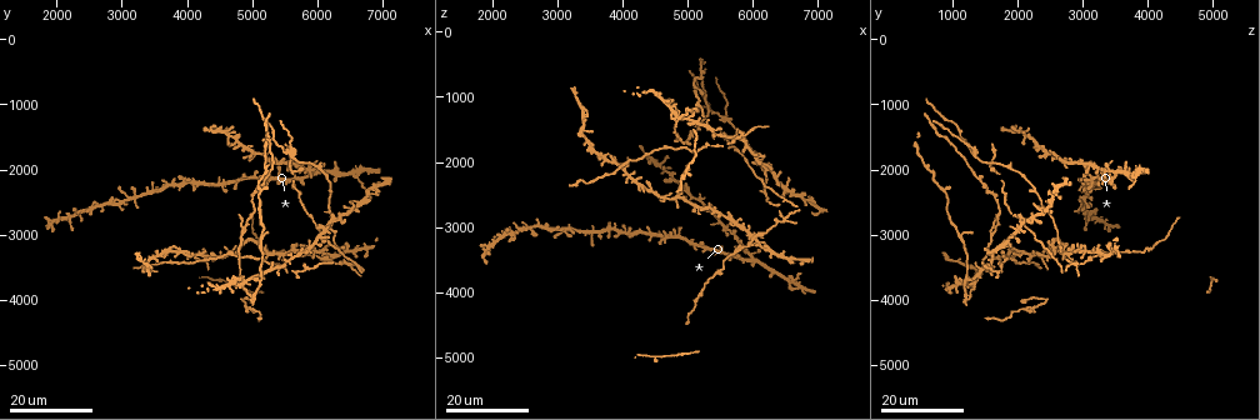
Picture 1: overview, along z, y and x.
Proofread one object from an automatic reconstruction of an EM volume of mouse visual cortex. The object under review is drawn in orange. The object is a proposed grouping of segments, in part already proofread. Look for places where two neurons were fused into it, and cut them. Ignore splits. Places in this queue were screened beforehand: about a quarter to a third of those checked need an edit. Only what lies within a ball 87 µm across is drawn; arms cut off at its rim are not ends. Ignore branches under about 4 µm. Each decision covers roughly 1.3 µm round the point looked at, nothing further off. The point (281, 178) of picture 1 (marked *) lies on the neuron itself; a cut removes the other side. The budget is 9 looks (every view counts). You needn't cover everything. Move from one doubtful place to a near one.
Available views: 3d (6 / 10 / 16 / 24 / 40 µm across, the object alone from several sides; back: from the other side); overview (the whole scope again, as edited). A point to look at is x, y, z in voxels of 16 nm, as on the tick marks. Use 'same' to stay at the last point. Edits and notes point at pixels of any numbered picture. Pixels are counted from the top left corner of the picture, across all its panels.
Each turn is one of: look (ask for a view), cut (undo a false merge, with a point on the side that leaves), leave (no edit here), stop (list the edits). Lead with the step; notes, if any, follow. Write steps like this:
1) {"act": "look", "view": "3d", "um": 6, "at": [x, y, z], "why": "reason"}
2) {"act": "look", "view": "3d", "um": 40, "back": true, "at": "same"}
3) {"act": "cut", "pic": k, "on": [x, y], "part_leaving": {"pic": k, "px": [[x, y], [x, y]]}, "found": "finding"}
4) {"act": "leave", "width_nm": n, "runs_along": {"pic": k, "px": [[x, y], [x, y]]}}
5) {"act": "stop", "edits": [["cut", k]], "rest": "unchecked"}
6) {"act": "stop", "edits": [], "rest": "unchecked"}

{"act": "look", "view": "3d", "um": 24, "at": [4550, 1400, 2000], "why": "arms part here"}

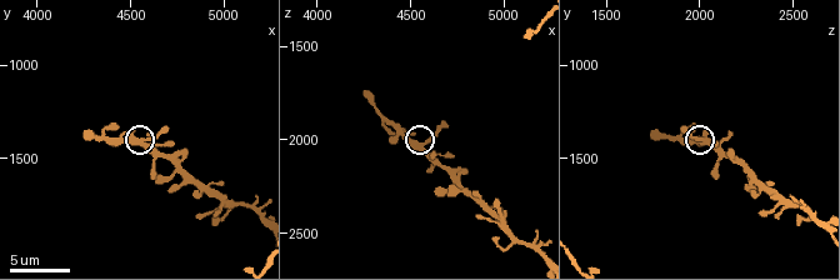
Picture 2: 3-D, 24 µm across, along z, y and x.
{"act": "look", "view": "3d", "um": 10, "at": [4560, 1400, 2040]}

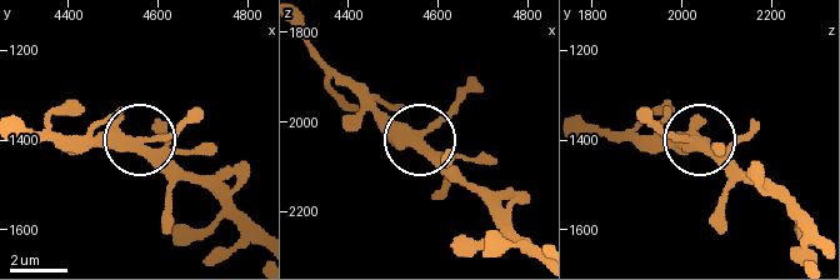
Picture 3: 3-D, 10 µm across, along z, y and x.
{"act": "look", "view": "3d", "um": 10, "back": true, "at": [4565, 1405, 2035]}

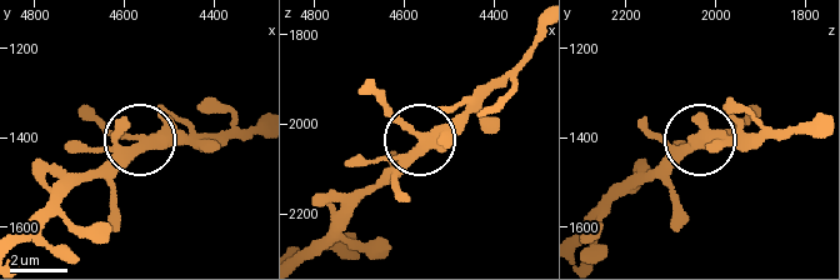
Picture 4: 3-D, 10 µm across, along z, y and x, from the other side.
{"act": "leave", "side_arm_um": 7, "runs_along": {"pic": 4, "px": [[304, 256], [411, 149], [446, 135], [495, 86]]}, "found": "continuous, no second neuron"}

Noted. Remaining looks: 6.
{"act": "look", "view": "3d", "um": 24, "at": [6650, 2050, 3800], "why": "four or more arms meet"}

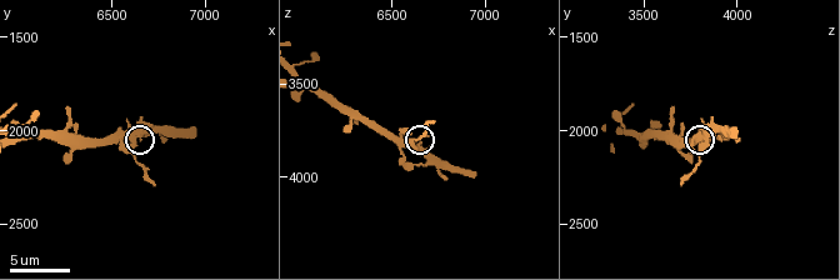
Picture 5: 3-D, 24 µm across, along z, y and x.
{"act": "look", "view": "3d", "um": 6, "at": [6640, 2040, 3840]}

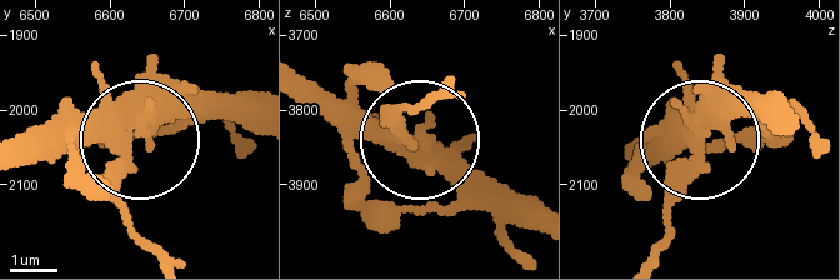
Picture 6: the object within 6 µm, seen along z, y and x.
{"act": "cut", "pic": 6, "on": [679, 199], "side_arm_um": 6, "arms": 5, "found": "a second neuron is stuck on"}

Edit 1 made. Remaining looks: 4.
{"act": "look", "view": "3d", "um": 24, "at": [4850, 3750, 1300], "why": "four or more arms meet"}

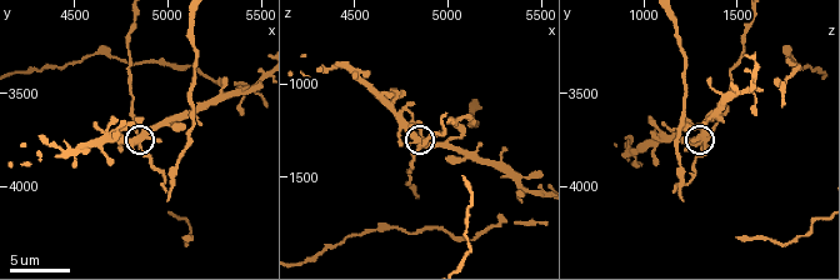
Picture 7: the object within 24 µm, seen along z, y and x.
{"act": "look", "view": "3d", "um": 10, "at": [4820, 3760, 1300], "why": "zoom in"}

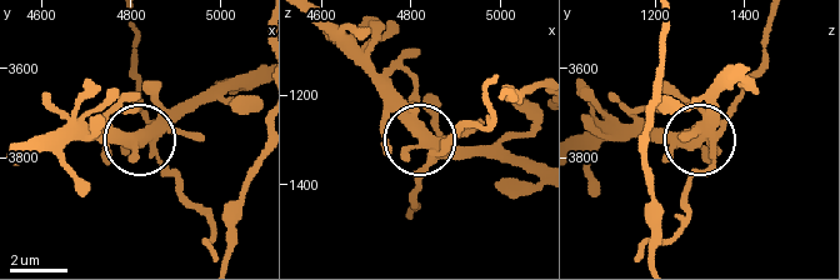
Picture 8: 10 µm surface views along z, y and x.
{"act": "cut", "pic": 8, "on": [165, 171], "width_nm": 380, "found": "two neurons meet here"}

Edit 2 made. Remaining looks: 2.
{"act": "stop", "edits": [["cut", 6], ["cut", 8]], "rest": "unchecked"}

